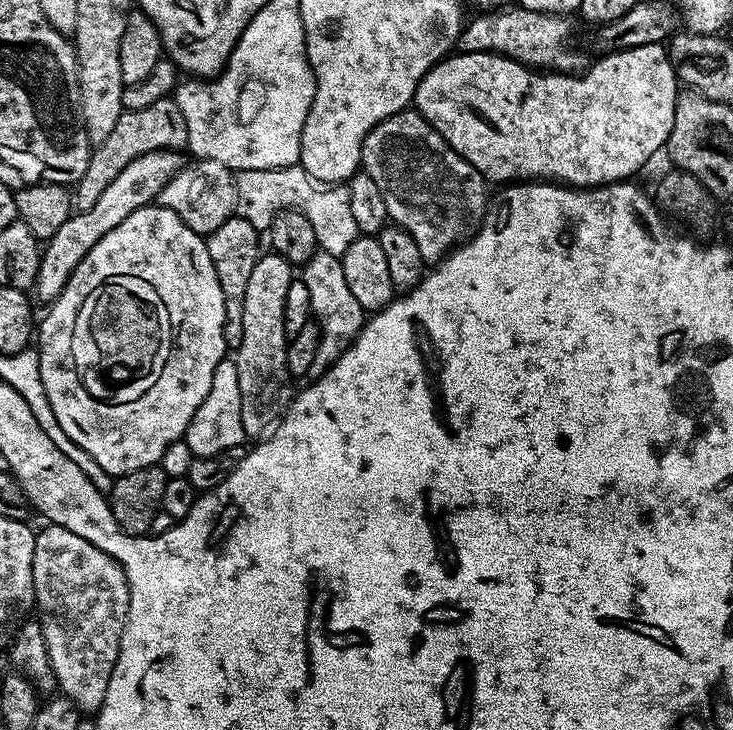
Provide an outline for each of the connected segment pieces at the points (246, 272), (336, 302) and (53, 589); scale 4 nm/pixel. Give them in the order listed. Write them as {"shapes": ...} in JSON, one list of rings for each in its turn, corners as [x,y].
{"shapes":[[[[234,214],[226,222],[222,222],[222,226],[218,226],[218,230],[211,232],[206,239],[210,250],[210,262],[214,262],[214,274],[218,274],[218,286],[222,286],[222,298],[224,299],[224,347],[228,350],[235,350],[242,342],[242,306],[246,298],[246,285],[250,274],[254,270],[254,262],[258,262],[258,258],[262,255],[262,248],[260,248],[262,236],[244,218]]],[[[321,250],[316,251],[302,266],[302,279],[306,282],[310,306],[318,321],[320,341],[314,354],[314,362],[308,371],[308,376],[315,378],[324,373],[352,345],[357,334],[364,328],[366,313],[362,306],[358,306],[358,298],[354,298],[350,286],[346,286],[346,274],[342,274],[339,256]]],[[[48,524],[36,532],[34,542],[34,601],[35,611],[40,611],[38,623],[46,650],[50,654],[52,675],[56,678],[56,688],[67,696],[81,713],[99,712],[106,698],[106,686],[110,686],[110,674],[114,674],[116,659],[120,657],[120,643],[130,610],[130,590],[124,567],[119,560],[110,558],[98,546],[86,538],[78,538],[61,524]]]]}

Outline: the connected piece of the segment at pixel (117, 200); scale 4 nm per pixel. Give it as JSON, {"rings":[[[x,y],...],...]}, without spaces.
{"rings":[[[163,148],[150,154],[142,154],[142,158],[134,158],[134,162],[130,162],[130,166],[126,166],[126,170],[122,170],[122,174],[118,174],[118,178],[114,178],[114,182],[110,182],[106,190],[102,190],[98,202],[94,202],[90,210],[75,211],[68,216],[66,222],[51,236],[41,251],[39,270],[32,289],[38,302],[40,300],[50,304],[56,300],[65,288],[70,274],[79,262],[82,262],[82,258],[90,254],[90,250],[94,250],[94,246],[98,246],[98,242],[106,238],[106,234],[110,234],[110,230],[114,230],[118,222],[130,218],[134,210],[149,207],[159,197],[160,192],[170,182],[170,178],[174,178],[180,169],[185,167],[186,160],[180,155],[179,151]]]}

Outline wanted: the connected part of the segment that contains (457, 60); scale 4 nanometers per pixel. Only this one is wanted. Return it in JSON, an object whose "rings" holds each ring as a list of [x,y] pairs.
{"rings":[[[651,44],[650,46],[638,46],[634,50],[622,50],[621,52],[609,52],[599,57],[600,61],[589,70],[585,76],[581,74],[561,74],[549,71],[545,74],[540,70],[533,70],[529,65],[520,64],[505,56],[495,56],[493,52],[460,52],[449,54],[433,66],[424,75],[422,82],[416,87],[414,101],[415,111],[426,118],[428,125],[438,134],[474,170],[484,175],[485,181],[504,180],[500,182],[555,182],[574,188],[598,188],[602,184],[615,184],[627,181],[656,151],[663,149],[670,138],[670,130],[674,126],[674,110],[678,95],[678,77],[676,67],[668,58],[668,50],[664,44]]]}

